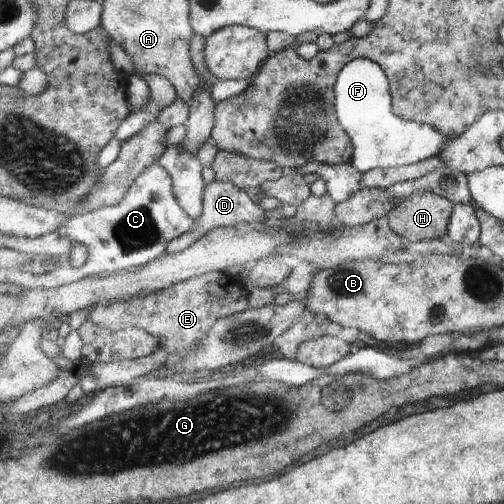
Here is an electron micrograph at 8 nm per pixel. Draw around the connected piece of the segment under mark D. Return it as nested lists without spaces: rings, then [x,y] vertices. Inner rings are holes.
[[[217,179],[213,184],[210,184],[204,190],[204,211],[203,216],[195,221],[195,228],[188,232],[186,235],[176,238],[168,244],[168,253],[178,253],[184,251],[186,248],[193,246],[202,236],[207,232],[217,227],[236,227],[237,224],[245,222],[245,224],[259,223],[273,226],[279,226],[284,221],[290,221],[296,217],[298,207],[293,205],[283,205],[279,209],[272,211],[265,210],[259,206],[249,196],[245,190],[235,186],[233,183],[225,183],[222,179]]]

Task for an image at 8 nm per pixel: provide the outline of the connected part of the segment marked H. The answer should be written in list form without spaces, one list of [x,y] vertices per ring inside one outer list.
[[[415,193],[397,203],[388,216],[396,233],[409,243],[447,237],[455,203],[435,193]]]

